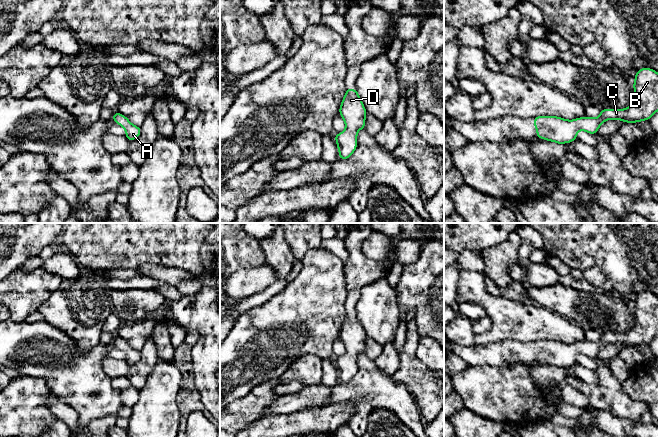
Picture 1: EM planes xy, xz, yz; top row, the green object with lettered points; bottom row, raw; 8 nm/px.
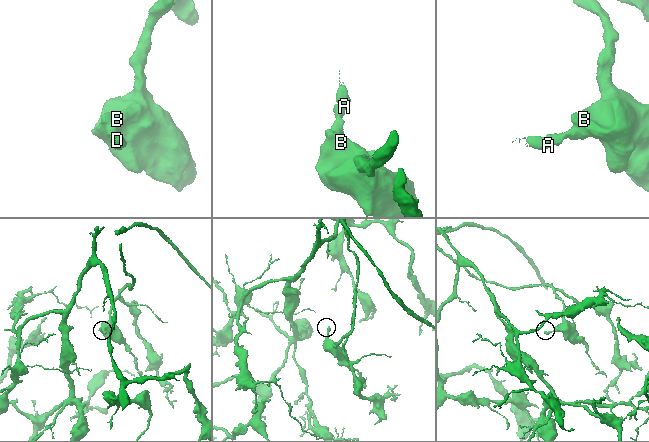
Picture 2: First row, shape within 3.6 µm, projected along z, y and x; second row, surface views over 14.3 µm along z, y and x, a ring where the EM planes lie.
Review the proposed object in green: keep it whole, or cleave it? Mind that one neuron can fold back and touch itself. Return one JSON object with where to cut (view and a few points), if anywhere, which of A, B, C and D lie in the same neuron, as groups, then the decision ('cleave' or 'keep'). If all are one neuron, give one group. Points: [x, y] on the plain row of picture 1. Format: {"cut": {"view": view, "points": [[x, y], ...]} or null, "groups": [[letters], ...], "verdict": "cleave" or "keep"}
{"cut": null, "groups": [["A", "B", "C", "D"]], "verdict": "keep"}

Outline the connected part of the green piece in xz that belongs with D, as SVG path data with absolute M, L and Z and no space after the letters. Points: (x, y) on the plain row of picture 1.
M346 311L346 318L341 326L339 338L346 353L334 359L339 374L340 384L346 384L357 373L357 356L365 353L367 335L358 319L357 313Z

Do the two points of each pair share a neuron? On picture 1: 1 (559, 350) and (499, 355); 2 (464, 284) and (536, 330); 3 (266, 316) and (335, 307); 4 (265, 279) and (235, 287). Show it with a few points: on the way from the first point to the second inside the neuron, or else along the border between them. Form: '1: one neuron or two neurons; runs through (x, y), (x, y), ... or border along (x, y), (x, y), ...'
1: one neuron; runs through (544, 351), (514, 354)
2: one neuron; runs through (482, 297), (511, 320), (518, 320)
3: one neuron; runs through (283, 316), (305, 316), (314, 307), (318, 307)
4: one neuron; runs through (258, 279), (249, 281), (242, 286)

